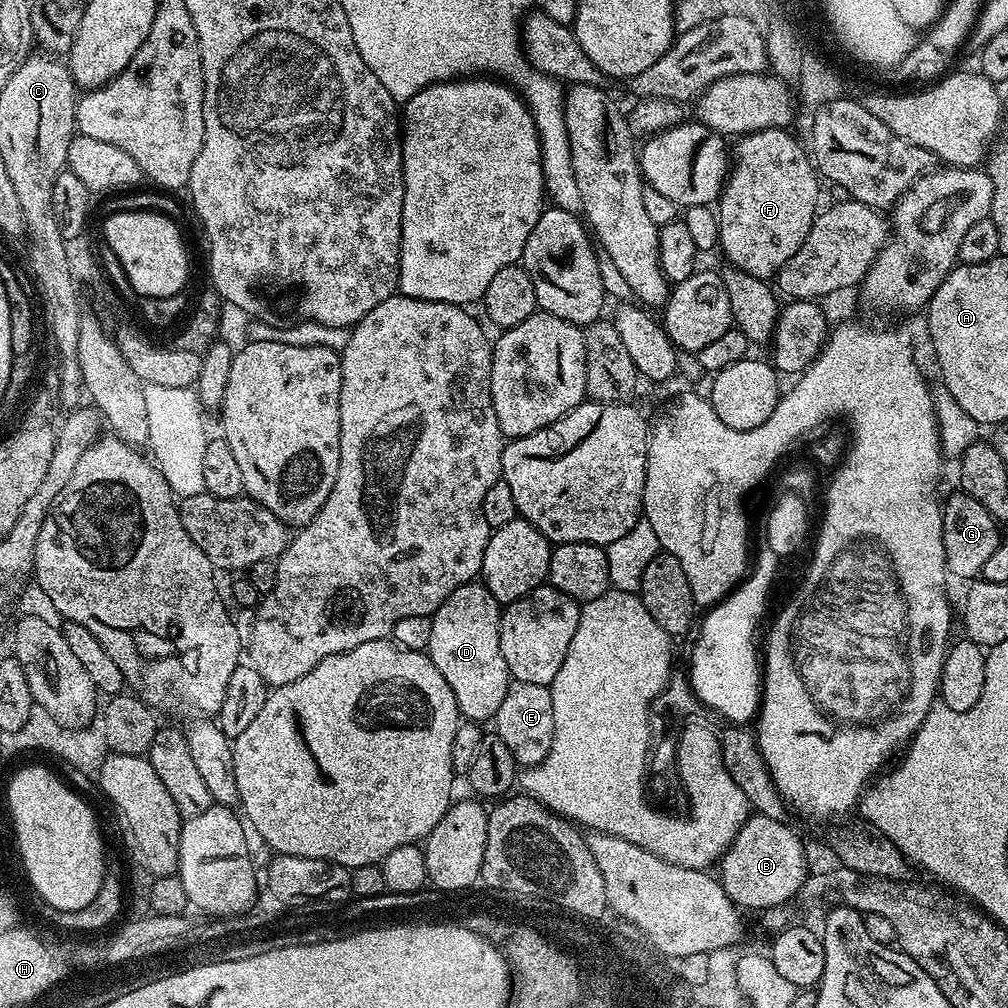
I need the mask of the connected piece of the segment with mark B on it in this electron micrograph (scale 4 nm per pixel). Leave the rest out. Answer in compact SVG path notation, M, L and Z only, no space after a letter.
M759 814L749 815L736 837L732 839L730 847L720 857L719 868L718 879L721 886L741 910L763 910L787 905L788 900L795 901L799 888L810 872L799 834L788 822Z

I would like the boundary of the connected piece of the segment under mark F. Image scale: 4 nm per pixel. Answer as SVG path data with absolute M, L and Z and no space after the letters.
M767 128L761 132L749 132L747 136L741 136L735 141L734 147L730 152L730 171L728 179L724 181L724 191L720 194L718 201L718 248L724 251L724 256L731 267L742 270L746 274L752 274L759 280L768 280L775 277L781 268L786 266L786 262L790 262L790 258L794 258L794 254L798 254L798 250L802 246L802 242L806 242L806 234L810 234L810 226L816 221L820 204L820 184L821 177L818 175L813 157L791 136L788 128Z

